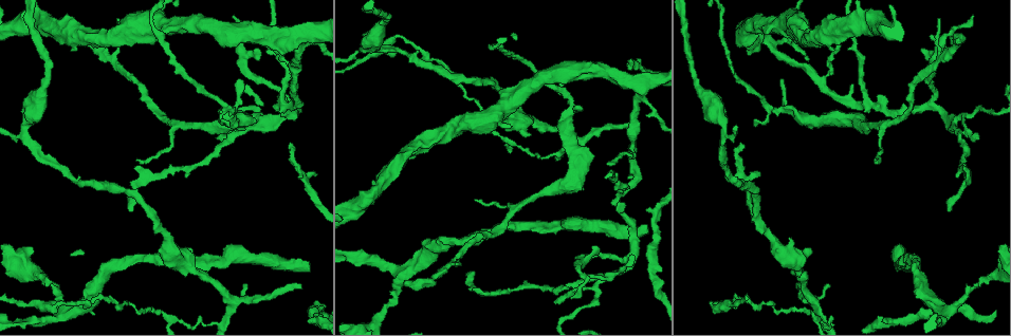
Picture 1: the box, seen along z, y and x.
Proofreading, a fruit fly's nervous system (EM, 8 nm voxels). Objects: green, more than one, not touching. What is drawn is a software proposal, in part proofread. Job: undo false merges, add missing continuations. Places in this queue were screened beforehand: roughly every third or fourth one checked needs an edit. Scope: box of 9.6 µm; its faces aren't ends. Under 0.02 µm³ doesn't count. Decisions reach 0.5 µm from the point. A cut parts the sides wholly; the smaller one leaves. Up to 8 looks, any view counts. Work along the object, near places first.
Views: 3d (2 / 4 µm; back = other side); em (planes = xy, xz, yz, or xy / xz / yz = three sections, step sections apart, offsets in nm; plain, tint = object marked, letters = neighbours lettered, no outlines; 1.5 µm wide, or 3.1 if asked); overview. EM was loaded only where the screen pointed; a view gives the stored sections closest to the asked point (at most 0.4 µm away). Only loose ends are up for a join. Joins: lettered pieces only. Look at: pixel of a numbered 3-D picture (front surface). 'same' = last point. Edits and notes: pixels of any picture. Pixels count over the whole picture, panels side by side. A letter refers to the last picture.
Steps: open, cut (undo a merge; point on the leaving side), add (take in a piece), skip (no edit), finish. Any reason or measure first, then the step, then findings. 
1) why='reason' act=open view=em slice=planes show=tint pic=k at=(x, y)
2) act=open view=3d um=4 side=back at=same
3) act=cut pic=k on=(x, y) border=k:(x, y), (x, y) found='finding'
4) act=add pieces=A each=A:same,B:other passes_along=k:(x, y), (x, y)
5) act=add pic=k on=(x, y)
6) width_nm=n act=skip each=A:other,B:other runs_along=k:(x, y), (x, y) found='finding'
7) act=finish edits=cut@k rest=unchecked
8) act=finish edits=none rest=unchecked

why='stops while still wide' act=open view=em slice=planes show=letters pic=1 at=(810, 248)

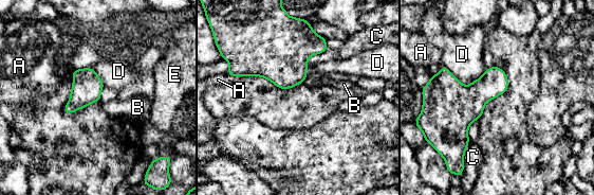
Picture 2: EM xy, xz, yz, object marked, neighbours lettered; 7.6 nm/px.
act=skip each=A:other,B:other,C:other,D:other,E:other border=2:(443, 66), (465, 85), (487, 69) found='none of them fits'

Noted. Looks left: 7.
act=open view=3d um=2 pic=1 at=(797, 285)

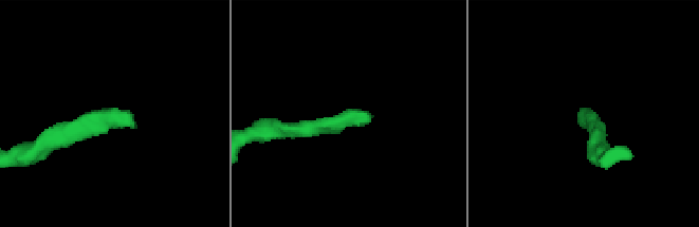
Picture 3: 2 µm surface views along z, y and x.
why='shape alone is not enough' act=open view=em slice=planes show=letters pic=3 at=(368, 112)

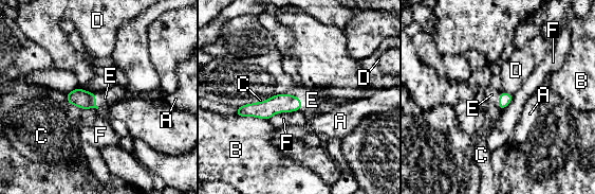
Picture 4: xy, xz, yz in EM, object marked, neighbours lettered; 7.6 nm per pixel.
longest_contact=F:260nm act=add pieces=E each=A:other,B:other,C:other,D:other,E:same,F:other found='the neuron continues'

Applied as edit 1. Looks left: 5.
act=open view=overview

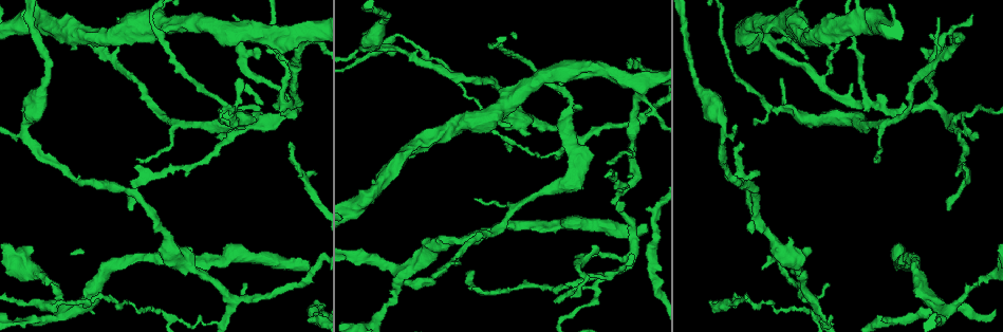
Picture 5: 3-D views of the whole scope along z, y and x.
why='free end' act=open view=em slice=xz step=8 show=letters pic=5 at=(469, 271)

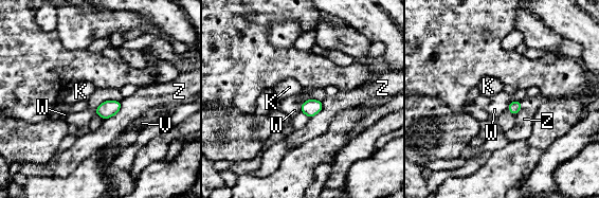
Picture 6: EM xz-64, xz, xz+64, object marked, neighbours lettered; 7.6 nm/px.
longest_contact=Z:190nm act=skip each=K:other,V:other,W:other,Z:other border=6:(121, 102), (121, 108), (104, 120) found='no lettered piece goes on from it'

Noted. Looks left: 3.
act=finish edits=add@4 rest=unchecked

